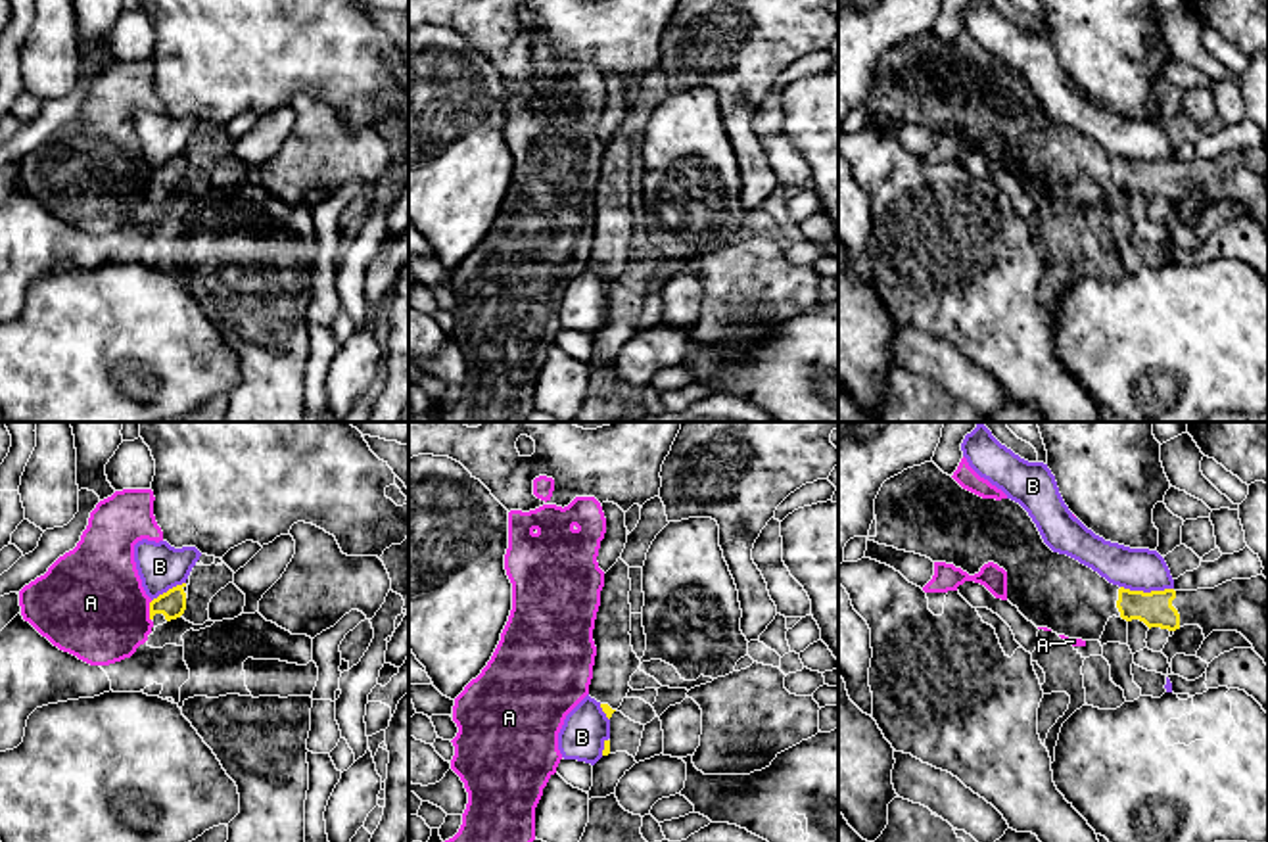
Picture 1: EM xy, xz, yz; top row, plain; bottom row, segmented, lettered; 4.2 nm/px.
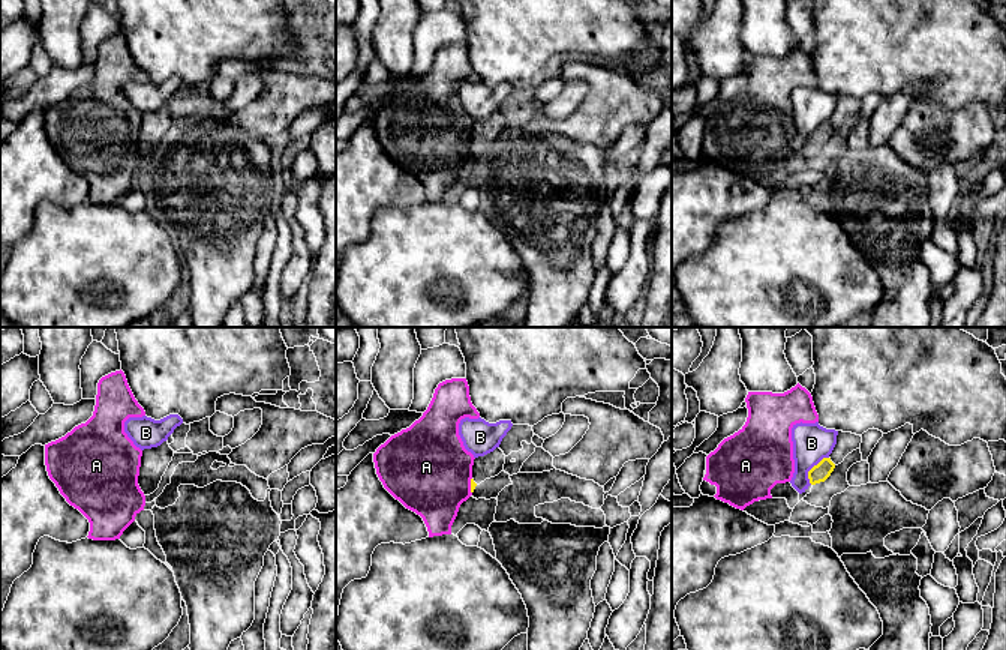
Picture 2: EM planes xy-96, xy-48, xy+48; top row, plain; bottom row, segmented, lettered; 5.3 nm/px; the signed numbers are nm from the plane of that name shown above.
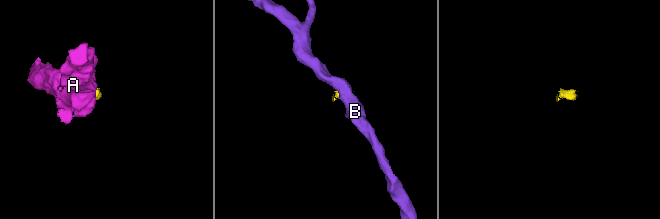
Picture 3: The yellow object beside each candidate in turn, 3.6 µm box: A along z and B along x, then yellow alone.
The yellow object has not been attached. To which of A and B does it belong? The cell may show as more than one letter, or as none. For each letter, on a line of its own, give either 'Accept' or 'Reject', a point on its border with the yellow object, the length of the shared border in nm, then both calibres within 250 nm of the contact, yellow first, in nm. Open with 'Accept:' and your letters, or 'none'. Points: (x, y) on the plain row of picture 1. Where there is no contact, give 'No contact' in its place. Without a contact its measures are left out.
Accept: none
A: Reject. Touches yellow at xy (150, 181). Shared border 90 nm. Thickness 110 nm (yellow) against 440 nm
B: Reject. Touches yellow at yz (1148, 163). Shared border 220 nm. Thickness 150 nm (yellow) against 180 nm

